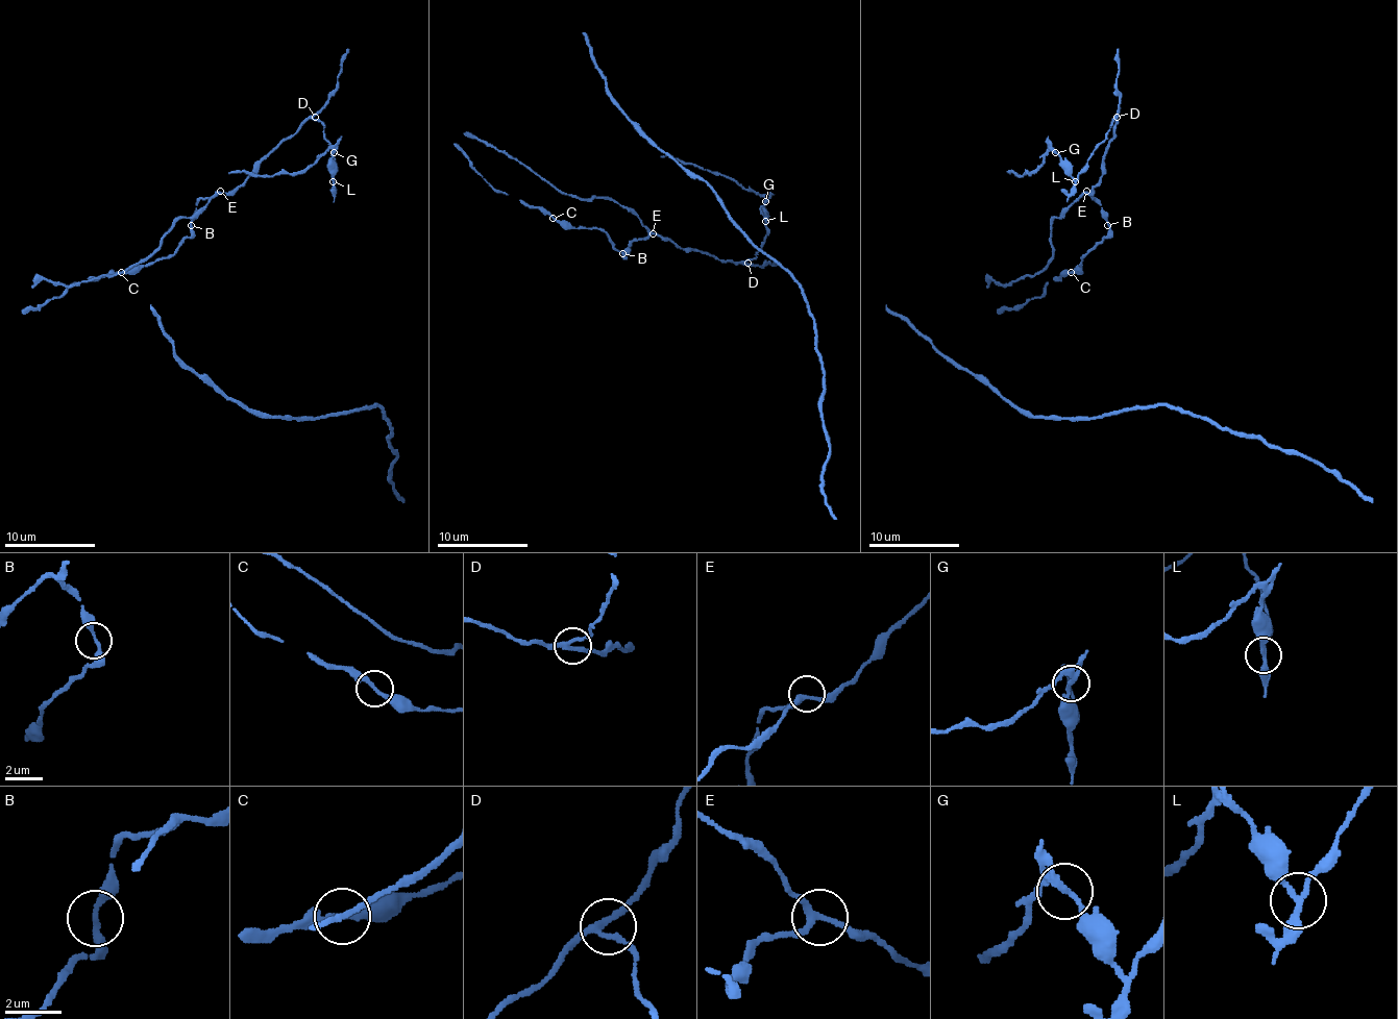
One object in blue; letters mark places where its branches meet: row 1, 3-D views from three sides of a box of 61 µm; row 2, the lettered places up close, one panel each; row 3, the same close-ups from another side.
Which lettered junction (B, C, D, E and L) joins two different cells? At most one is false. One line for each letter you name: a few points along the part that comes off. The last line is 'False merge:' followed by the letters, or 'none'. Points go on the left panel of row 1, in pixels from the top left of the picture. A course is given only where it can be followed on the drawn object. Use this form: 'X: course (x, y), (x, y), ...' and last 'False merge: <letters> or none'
L: course (334, 181), (328, 150), (295, 173), (229, 173)
False merge: L

